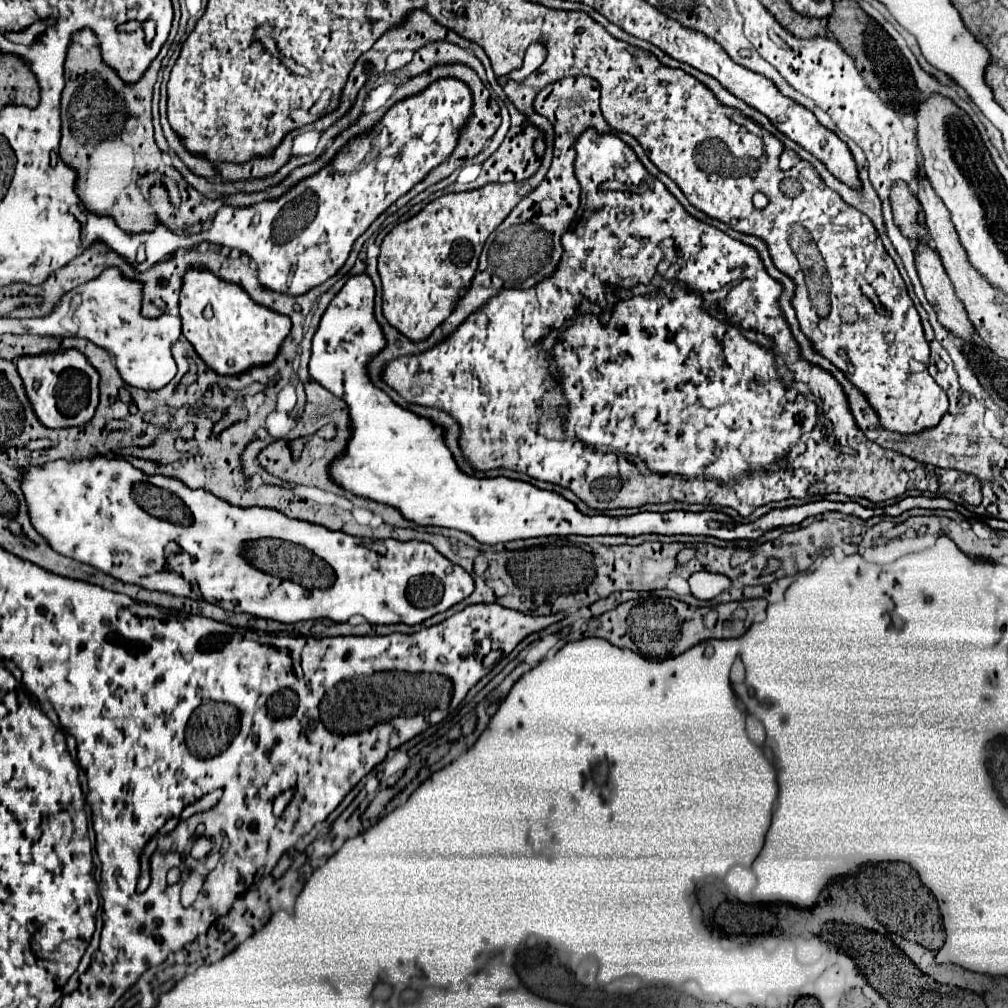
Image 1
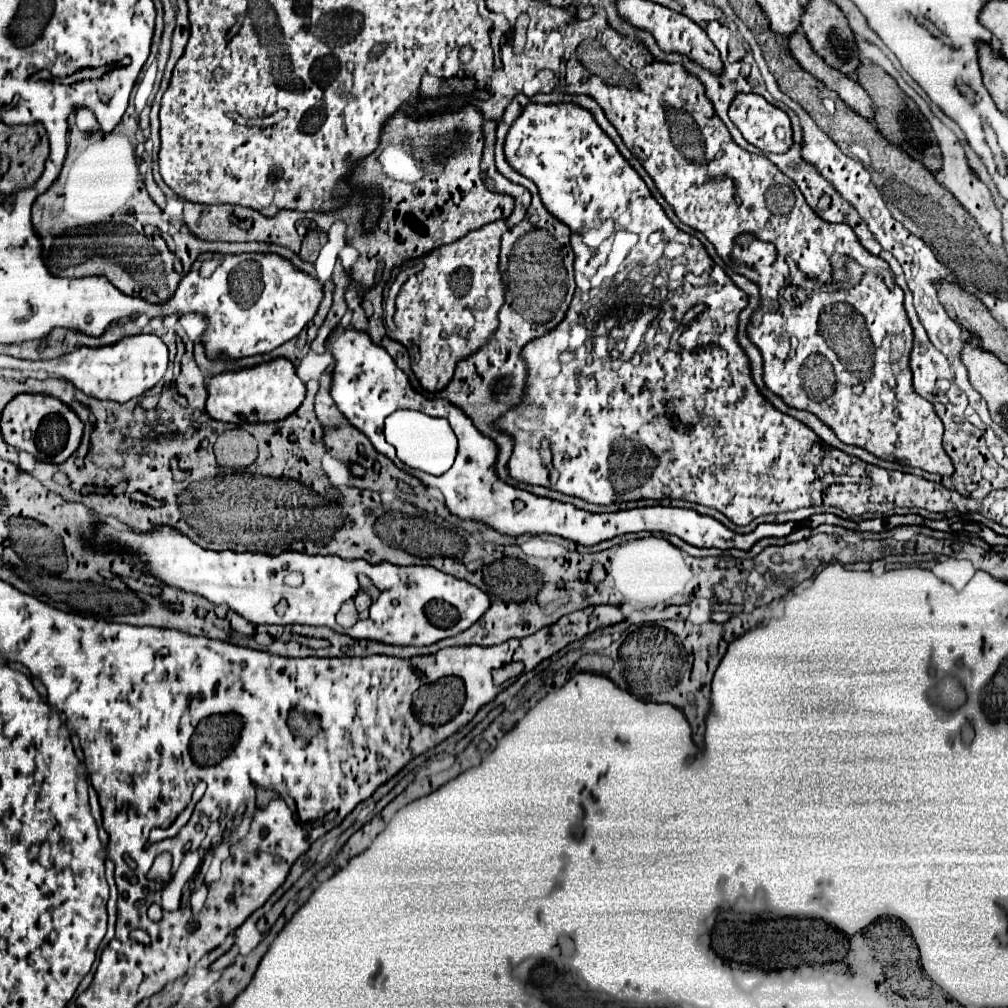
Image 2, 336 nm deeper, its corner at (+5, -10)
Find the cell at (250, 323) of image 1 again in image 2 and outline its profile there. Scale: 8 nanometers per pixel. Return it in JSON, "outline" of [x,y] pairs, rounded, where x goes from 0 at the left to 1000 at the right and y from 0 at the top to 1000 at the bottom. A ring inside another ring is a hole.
{"outline":[[[270,357],[252,365],[242,365],[236,369],[222,369],[206,379],[206,399],[204,409],[208,415],[218,419],[276,419],[292,411],[304,395],[304,383],[294,373],[292,361],[288,357]]]}

